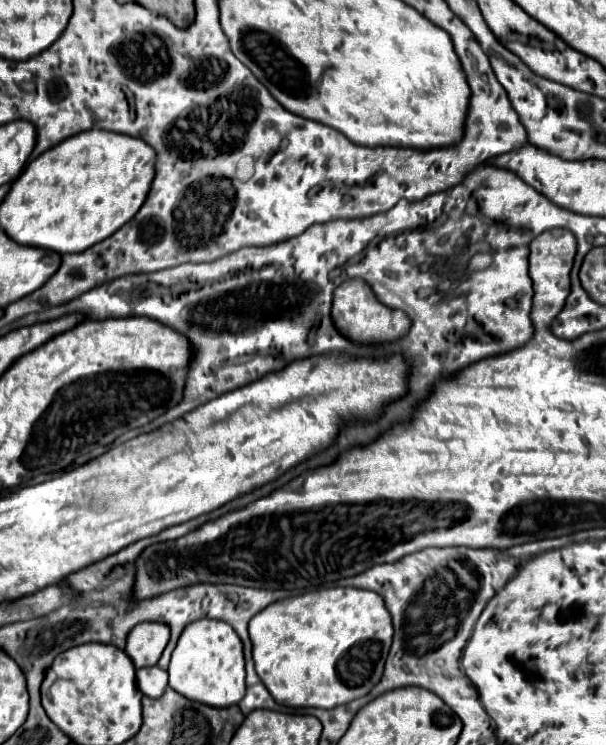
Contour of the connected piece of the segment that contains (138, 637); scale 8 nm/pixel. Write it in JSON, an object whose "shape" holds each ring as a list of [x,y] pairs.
{"shape":[[[139,623],[131,629],[127,637],[125,653],[131,657],[133,665],[153,667],[157,665],[165,645],[169,641],[169,627],[163,623]]]}

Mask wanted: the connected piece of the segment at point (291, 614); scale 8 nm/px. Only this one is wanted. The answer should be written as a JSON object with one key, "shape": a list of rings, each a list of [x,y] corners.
{"shape":[[[331,587],[267,605],[251,619],[249,635],[255,671],[279,705],[333,709],[367,695],[379,683],[393,643],[393,623],[379,593]]]}

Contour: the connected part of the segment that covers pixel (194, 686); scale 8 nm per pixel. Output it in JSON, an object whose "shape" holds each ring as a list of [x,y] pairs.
{"shape":[[[199,619],[189,623],[171,655],[169,687],[191,701],[203,701],[211,707],[231,707],[245,693],[245,659],[239,635],[225,621]]]}

